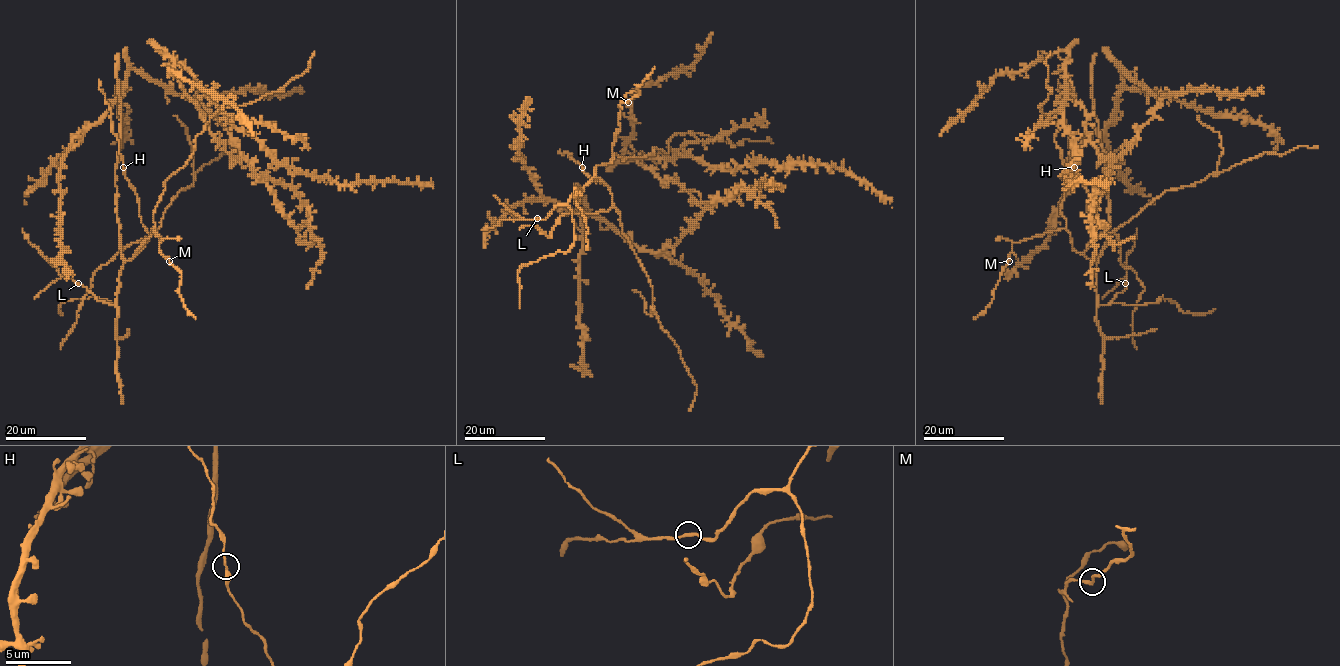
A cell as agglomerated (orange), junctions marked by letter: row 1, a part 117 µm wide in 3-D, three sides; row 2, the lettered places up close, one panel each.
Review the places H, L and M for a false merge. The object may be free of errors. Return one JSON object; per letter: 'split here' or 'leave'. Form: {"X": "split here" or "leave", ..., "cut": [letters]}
{"H": "leave", "L": "leave", "M": "leave", "cut": []}

